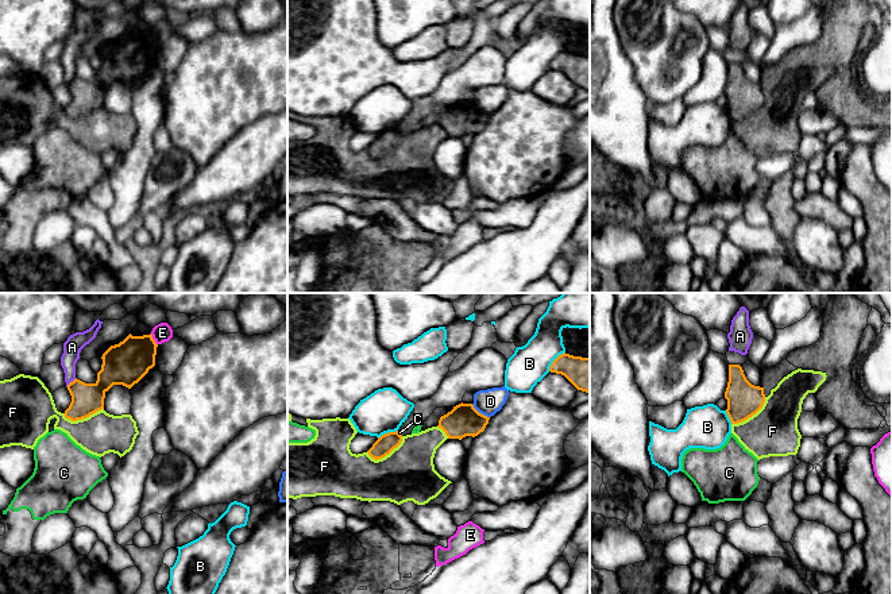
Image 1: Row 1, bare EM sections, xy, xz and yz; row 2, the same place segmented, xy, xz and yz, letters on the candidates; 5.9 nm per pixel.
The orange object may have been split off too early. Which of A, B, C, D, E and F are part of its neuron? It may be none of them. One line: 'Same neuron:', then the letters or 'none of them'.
Same neuron: none of them

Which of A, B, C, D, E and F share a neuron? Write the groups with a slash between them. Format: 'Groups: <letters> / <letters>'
Groups: A / B / C / D / E / F

